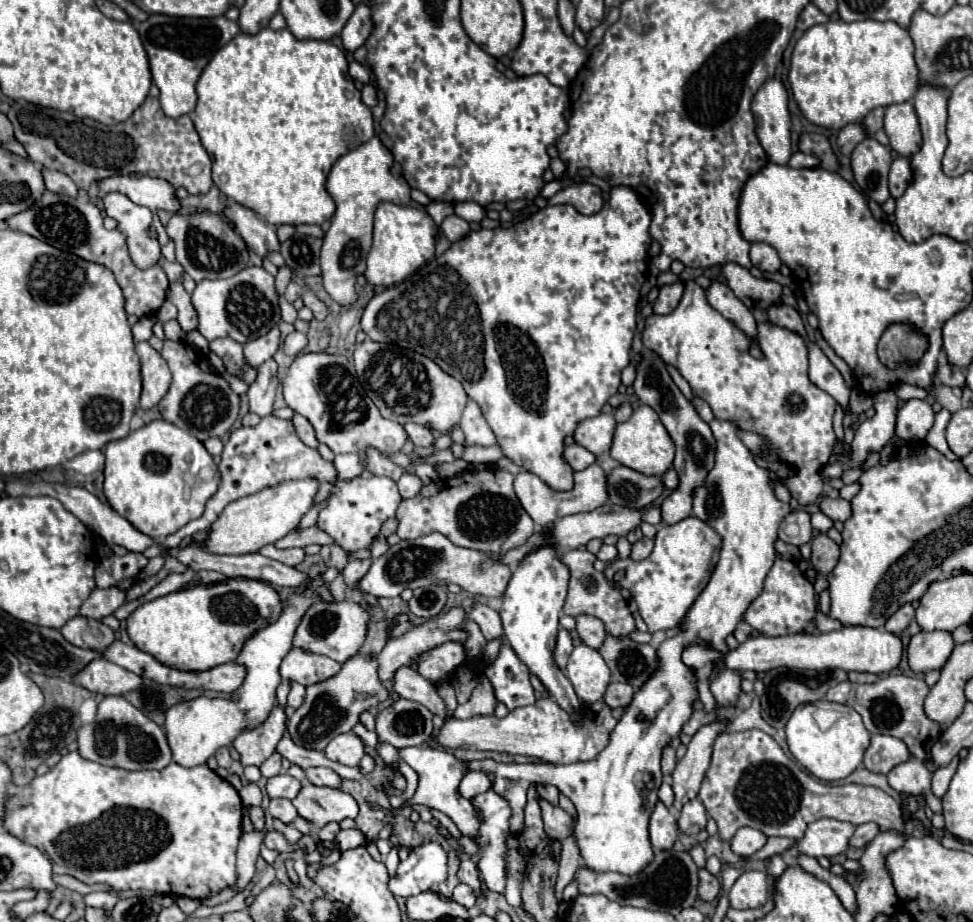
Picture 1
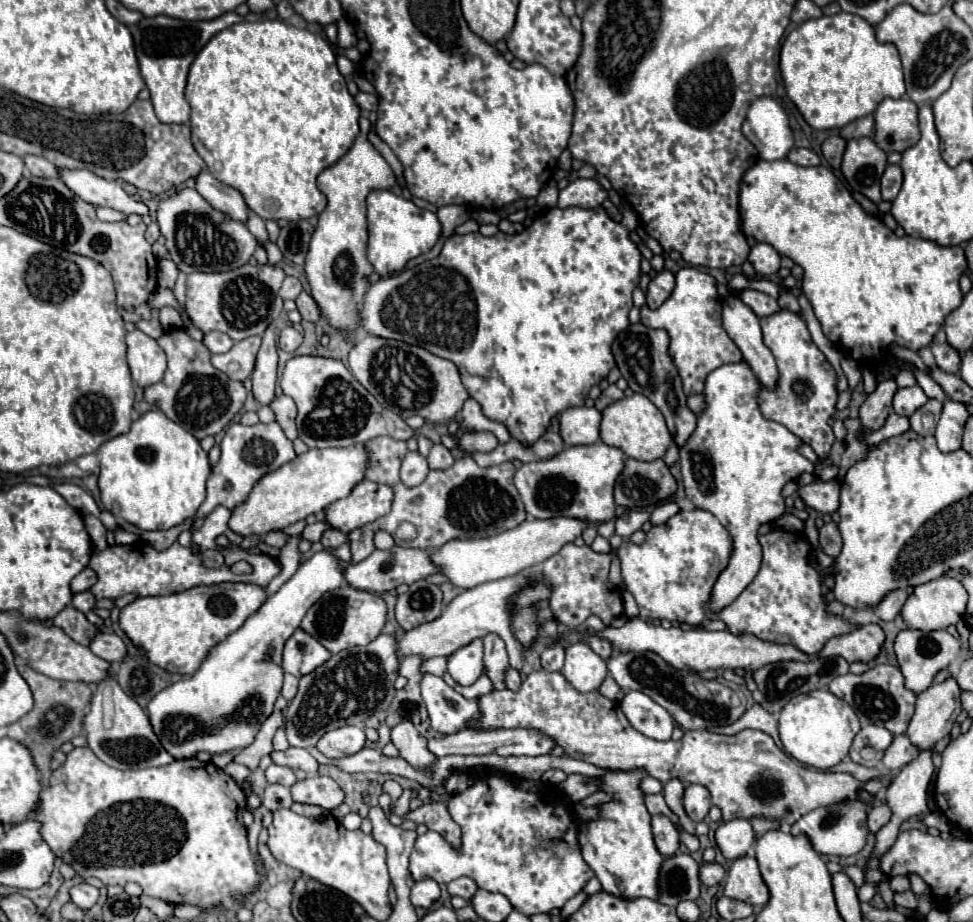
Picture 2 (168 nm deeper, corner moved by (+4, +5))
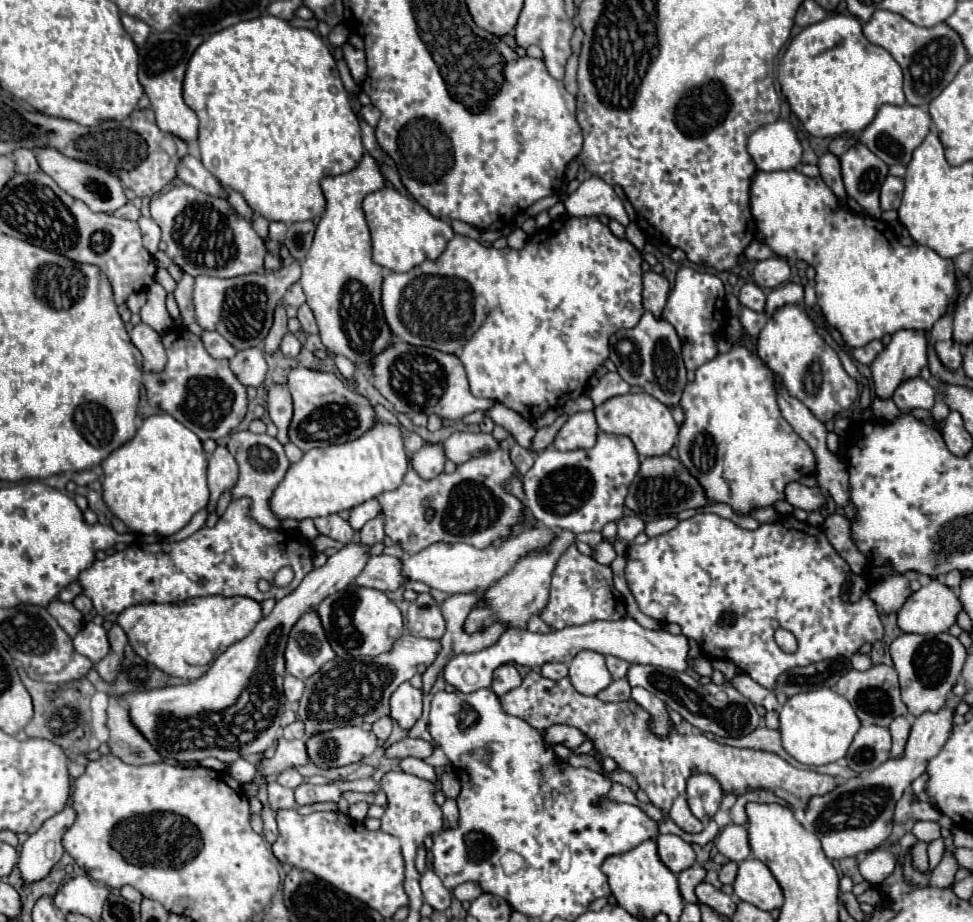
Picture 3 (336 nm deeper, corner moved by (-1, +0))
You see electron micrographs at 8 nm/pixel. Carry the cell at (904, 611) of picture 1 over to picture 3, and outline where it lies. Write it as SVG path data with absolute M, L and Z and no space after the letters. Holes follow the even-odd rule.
M905 574L887 576L883 582L877 582L867 594L879 606L879 610L897 612L899 606L903 606L903 602L911 596L909 578Z

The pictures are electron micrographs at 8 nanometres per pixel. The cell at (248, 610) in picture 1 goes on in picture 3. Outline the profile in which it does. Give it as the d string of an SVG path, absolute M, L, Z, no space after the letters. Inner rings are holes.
M203 596L175 604L135 604L117 616L117 624L125 630L131 648L143 660L183 680L203 676L215 656L249 636L259 620L261 604L243 596Z

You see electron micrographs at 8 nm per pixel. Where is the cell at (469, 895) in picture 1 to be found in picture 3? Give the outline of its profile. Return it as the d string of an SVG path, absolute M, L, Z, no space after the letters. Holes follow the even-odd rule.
M463 882L463 884L459 884L455 890L453 890L453 894L455 894L455 898L457 900L469 900L469 902L473 902L477 896L481 896L483 894L483 890L475 884L475 882Z

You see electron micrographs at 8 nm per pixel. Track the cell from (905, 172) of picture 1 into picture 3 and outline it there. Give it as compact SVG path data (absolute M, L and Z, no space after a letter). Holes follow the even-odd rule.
M887 176L881 186L881 210L897 210L903 196L903 180Z

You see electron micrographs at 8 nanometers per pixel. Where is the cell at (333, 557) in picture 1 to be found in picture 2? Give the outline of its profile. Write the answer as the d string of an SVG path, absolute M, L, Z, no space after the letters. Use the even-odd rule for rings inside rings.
M334 529L334 531L326 531L320 543L322 543L326 549L338 549L344 541L346 541L346 535L344 535L342 531Z

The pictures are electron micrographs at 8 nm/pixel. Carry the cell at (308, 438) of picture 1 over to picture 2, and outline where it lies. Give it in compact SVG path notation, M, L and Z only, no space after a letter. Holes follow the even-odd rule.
M280 395L280 397L274 397L274 401L270 403L270 407L274 409L276 421L284 429L286 437L290 441L298 439L298 431L296 431L296 415L298 415L298 411L296 411L294 401L290 397L286 397L286 395Z

